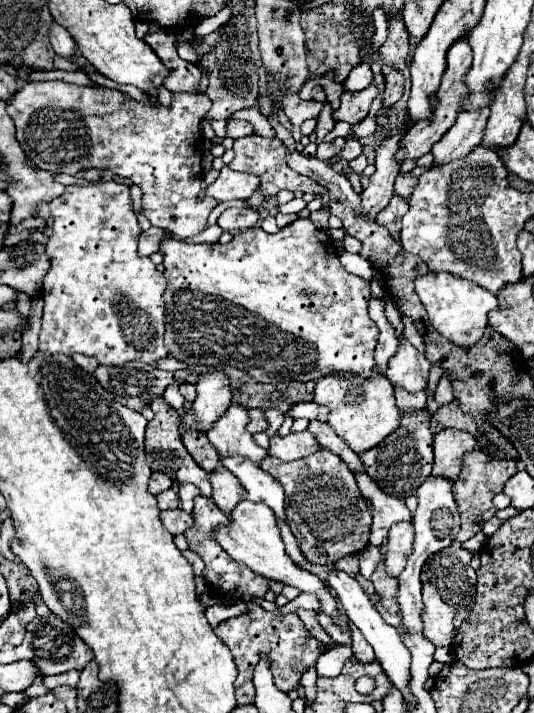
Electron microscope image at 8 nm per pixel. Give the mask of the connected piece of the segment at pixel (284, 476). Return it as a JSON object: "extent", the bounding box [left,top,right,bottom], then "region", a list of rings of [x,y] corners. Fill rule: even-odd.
{"extent":[259,449,371,565],"region":[[[321,449],[309,457],[303,457],[299,461],[289,461],[289,463],[267,455],[263,459],[263,463],[259,463],[259,465],[267,473],[271,473],[275,479],[279,479],[279,483],[285,487],[285,515],[287,515],[291,533],[295,535],[299,549],[307,561],[323,565],[323,563],[327,563],[327,559],[331,559],[331,563],[337,563],[341,557],[361,553],[367,547],[371,513],[367,509],[365,497],[361,495],[361,491],[355,483],[355,475],[349,471],[349,467],[337,455],[333,455],[327,449]],[[315,547],[323,547],[323,551],[327,551],[327,559],[319,559],[319,555],[315,555]]]}

